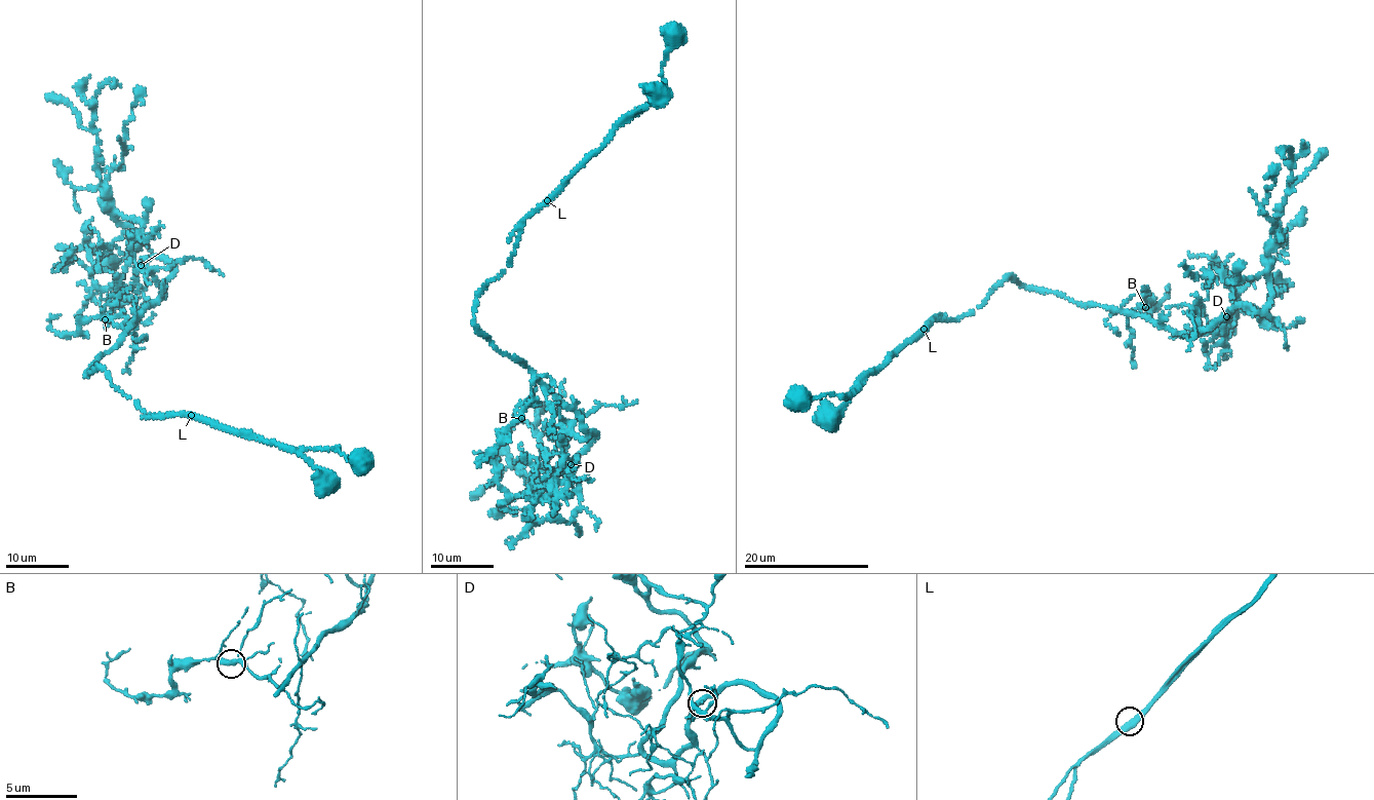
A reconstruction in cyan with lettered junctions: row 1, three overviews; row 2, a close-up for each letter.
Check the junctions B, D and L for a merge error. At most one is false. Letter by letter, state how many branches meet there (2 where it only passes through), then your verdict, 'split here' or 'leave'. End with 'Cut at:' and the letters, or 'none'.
B: branches 2; leave
D: branches 2; leave
L: branches 2; split here
Cut at: L

